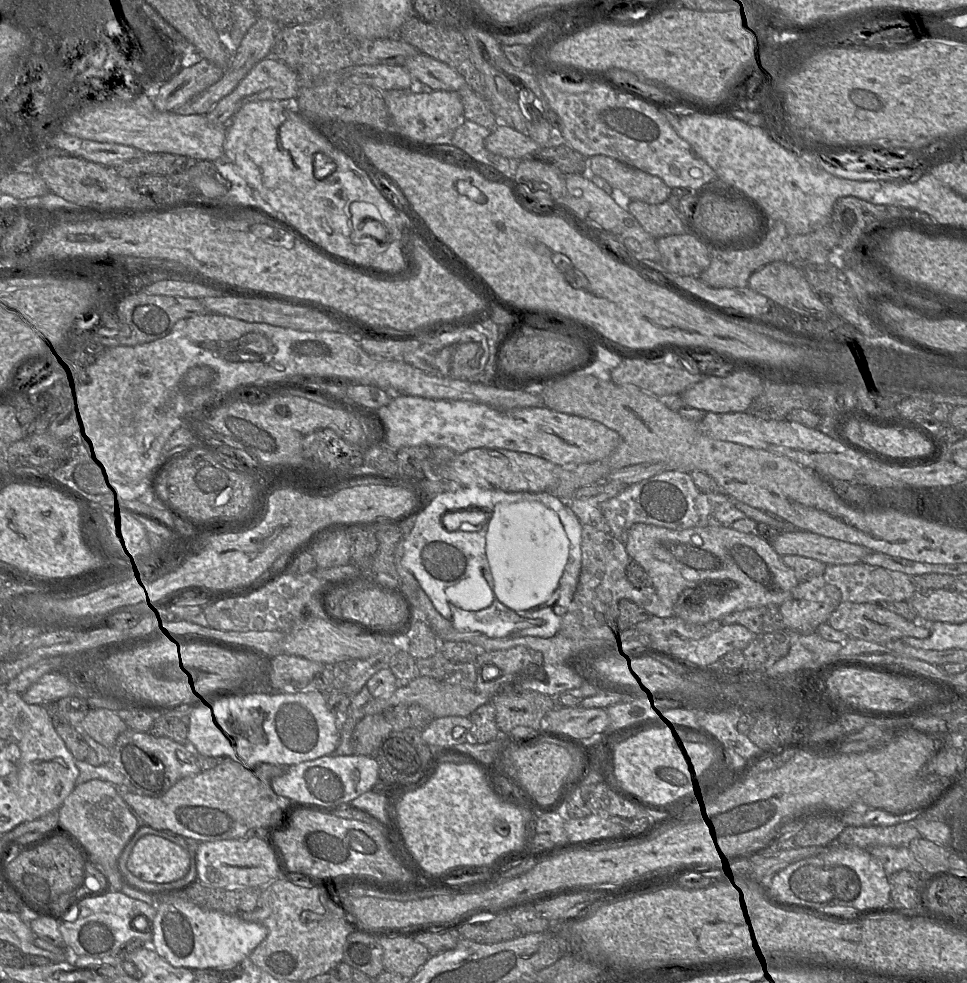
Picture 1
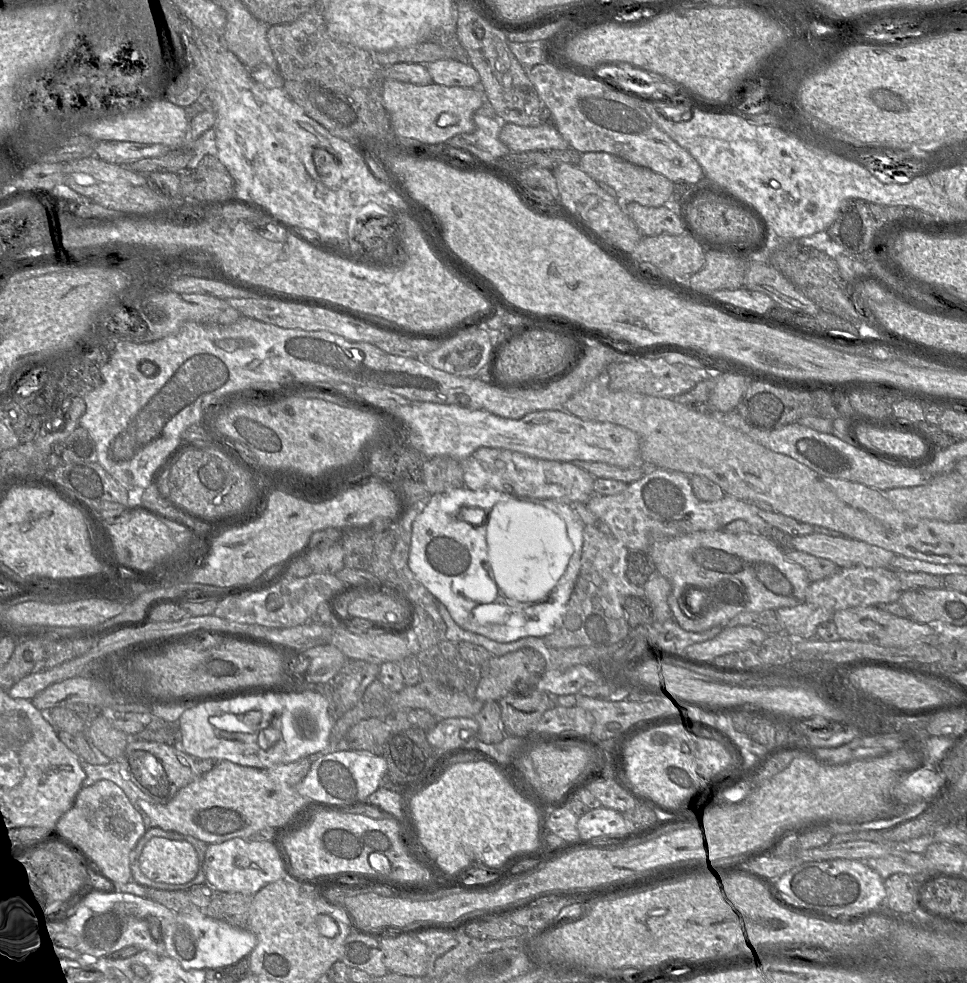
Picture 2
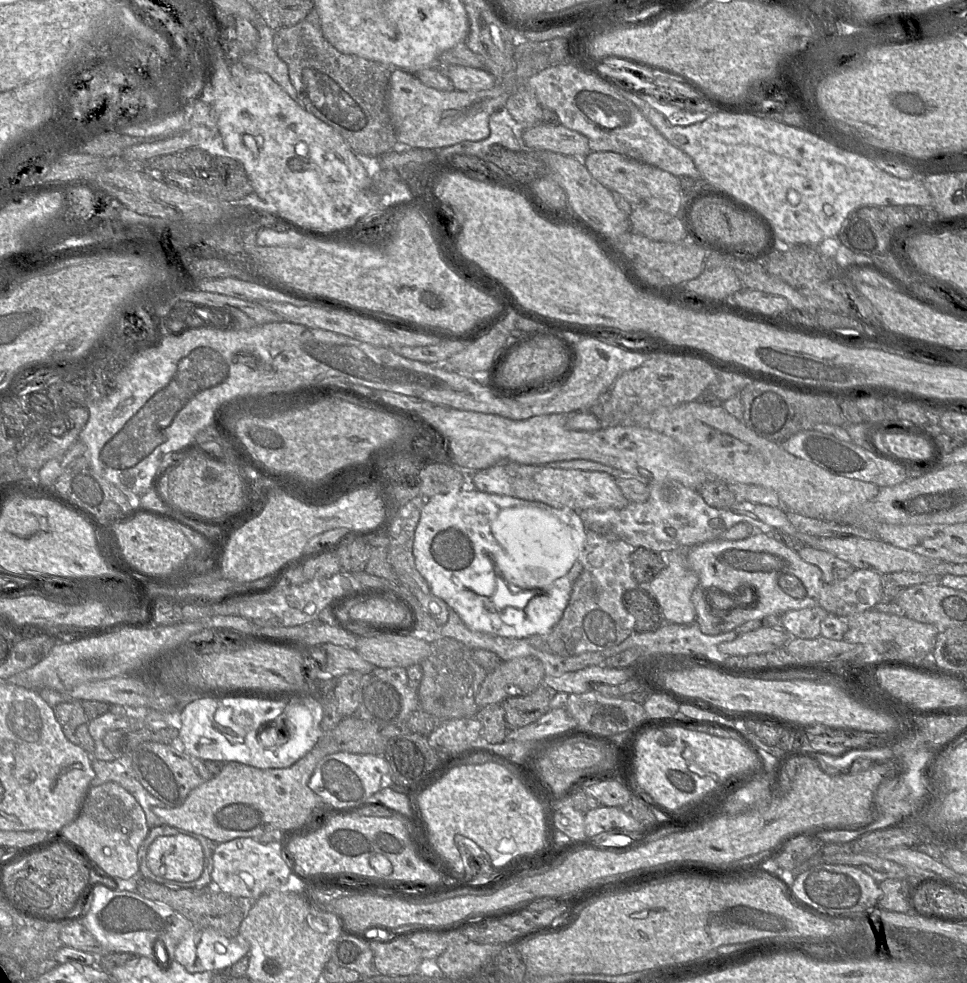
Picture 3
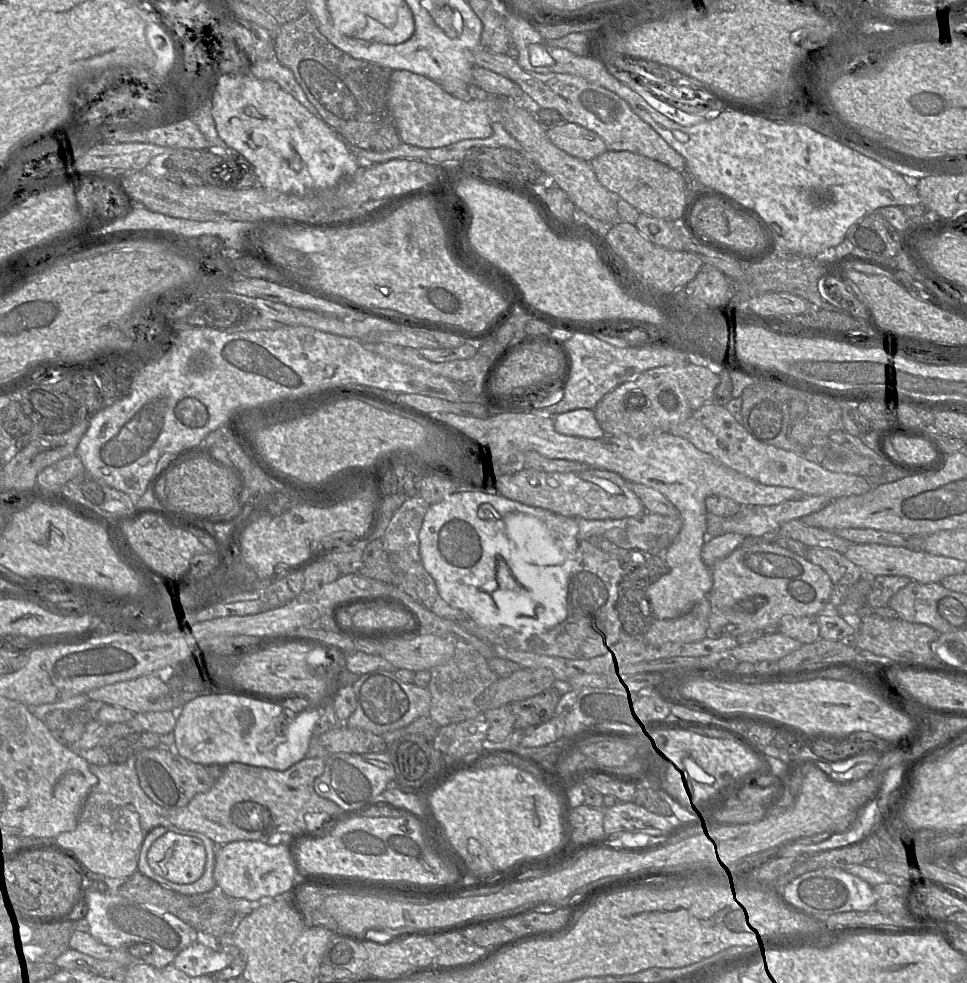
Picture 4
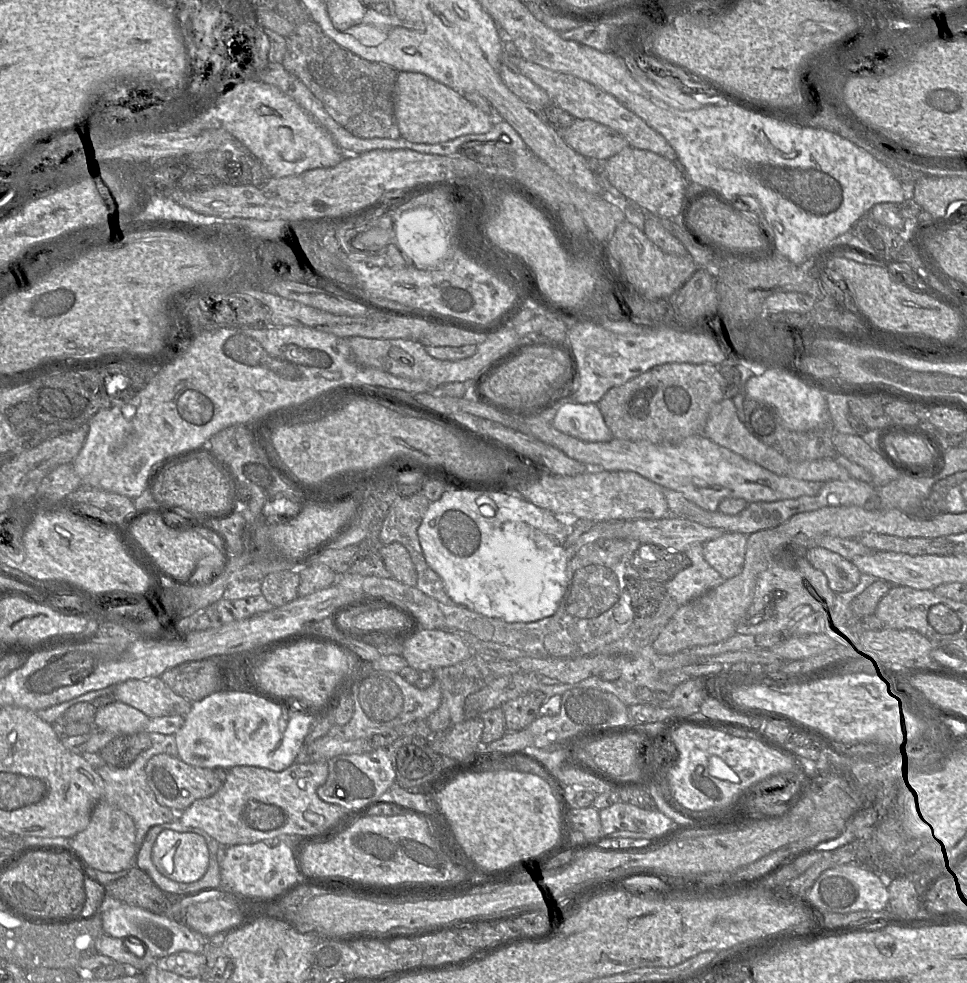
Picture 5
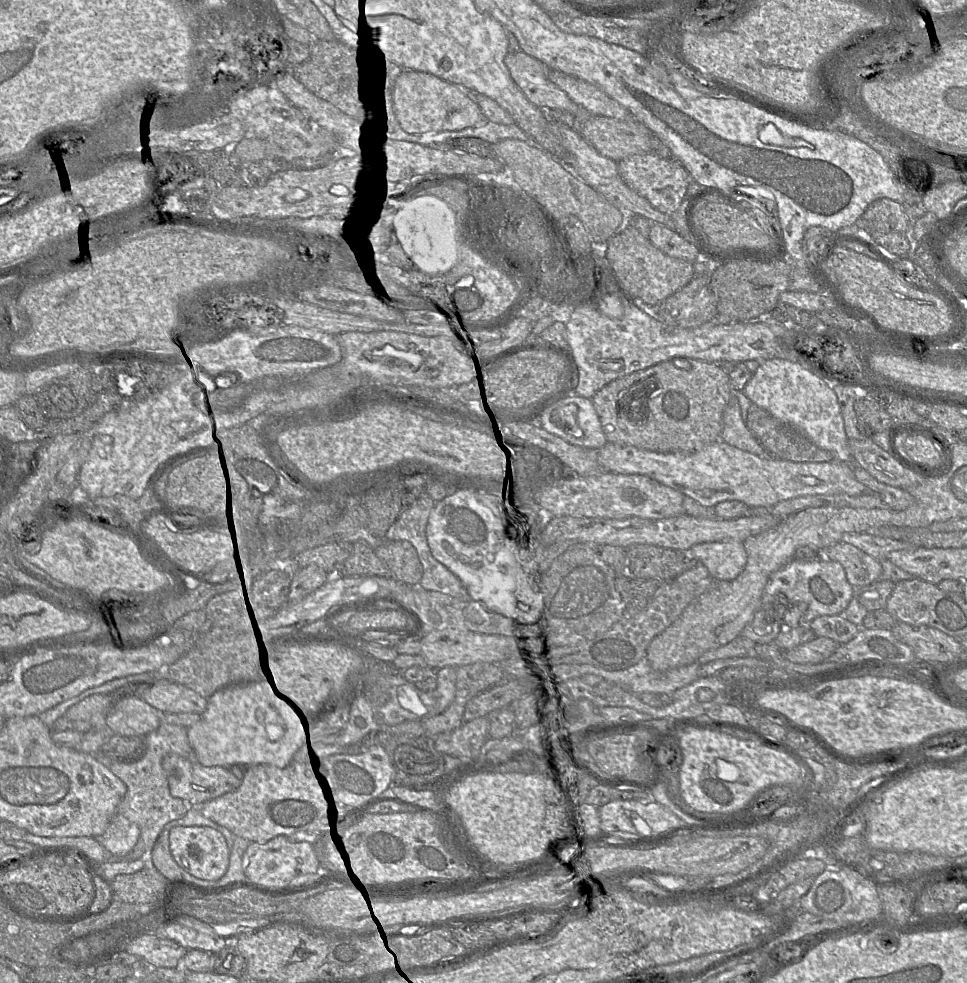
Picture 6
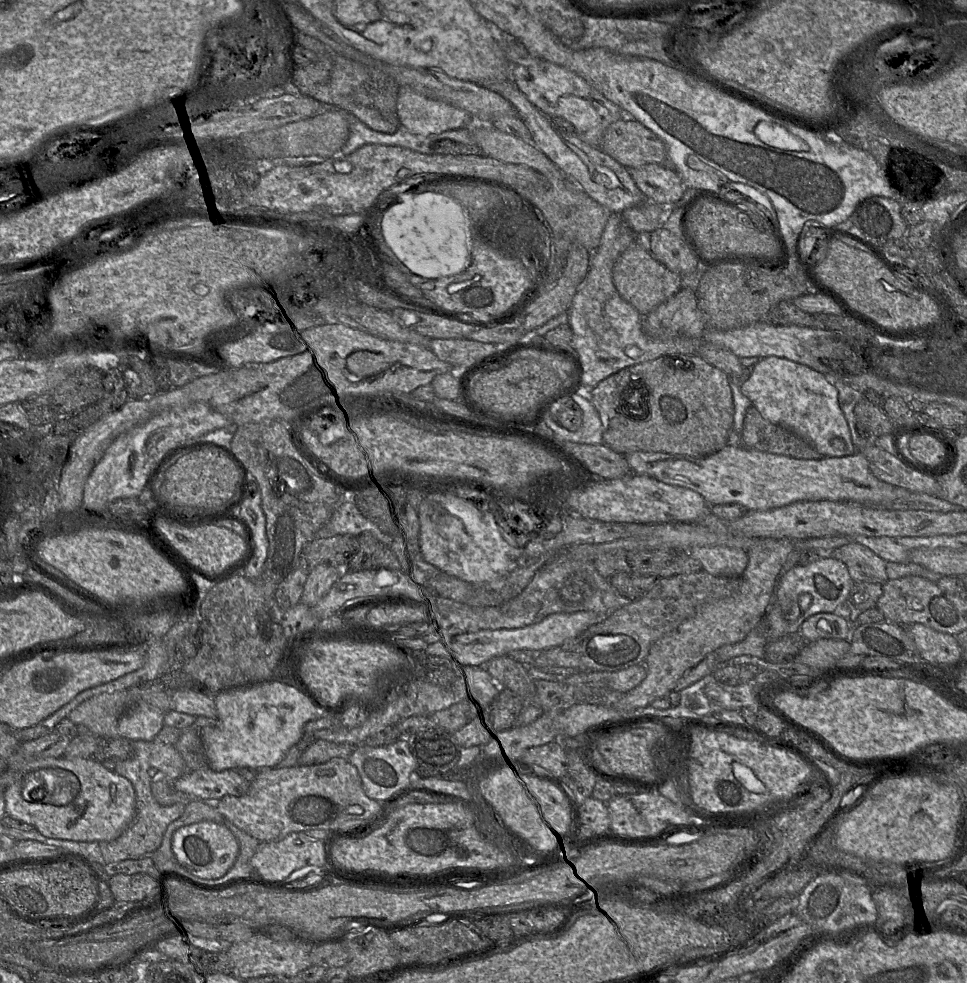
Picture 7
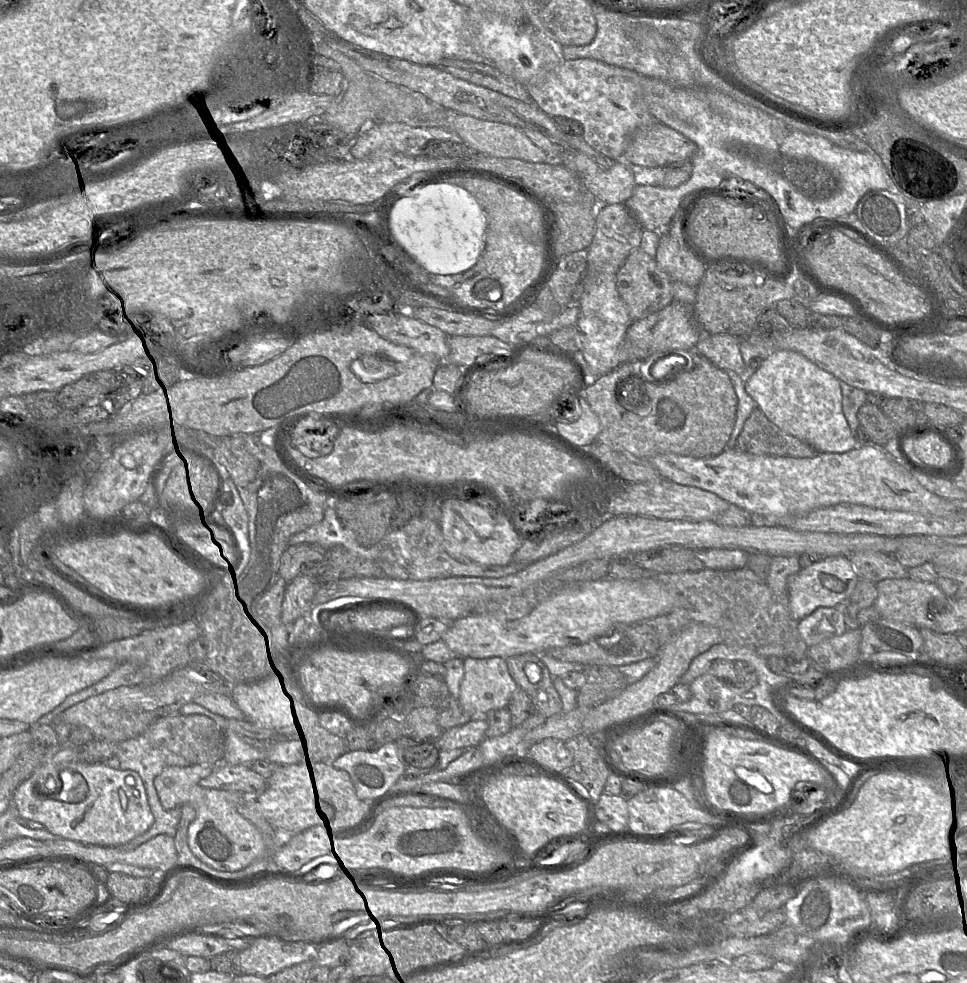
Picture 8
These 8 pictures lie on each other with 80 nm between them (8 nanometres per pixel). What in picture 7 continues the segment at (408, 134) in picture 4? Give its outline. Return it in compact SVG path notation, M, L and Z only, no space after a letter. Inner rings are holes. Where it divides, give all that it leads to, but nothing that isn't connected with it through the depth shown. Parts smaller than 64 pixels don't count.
M400 86L397 94L400 125L412 134L429 135L472 127L473 116L463 109L430 99L409 86Z

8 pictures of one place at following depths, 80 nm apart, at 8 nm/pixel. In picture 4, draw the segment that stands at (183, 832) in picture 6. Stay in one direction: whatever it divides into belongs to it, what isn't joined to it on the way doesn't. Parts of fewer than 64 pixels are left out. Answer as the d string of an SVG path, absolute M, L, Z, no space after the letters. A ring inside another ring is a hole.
M169 831L152 844L147 860L159 876L174 883L190 884L204 873L206 850L199 838Z

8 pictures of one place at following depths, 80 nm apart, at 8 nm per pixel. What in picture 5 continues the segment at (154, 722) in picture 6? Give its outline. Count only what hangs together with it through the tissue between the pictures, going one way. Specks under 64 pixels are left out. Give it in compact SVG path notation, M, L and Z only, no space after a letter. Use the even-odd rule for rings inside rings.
M114 701L97 710L93 724L98 730L128 735L143 731L149 720L150 718L140 710Z

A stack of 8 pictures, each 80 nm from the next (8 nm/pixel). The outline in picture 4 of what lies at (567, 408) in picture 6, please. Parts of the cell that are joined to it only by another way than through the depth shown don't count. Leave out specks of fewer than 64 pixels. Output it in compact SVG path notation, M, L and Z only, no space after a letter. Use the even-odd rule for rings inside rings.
M580 408L554 416L556 431L565 435L602 438L606 434L598 423L593 409Z

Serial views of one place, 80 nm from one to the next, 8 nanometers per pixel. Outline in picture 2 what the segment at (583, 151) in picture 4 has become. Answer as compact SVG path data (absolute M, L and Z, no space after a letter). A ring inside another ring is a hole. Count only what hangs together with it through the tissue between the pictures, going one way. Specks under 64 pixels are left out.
M503 124L499 140L514 153L567 149L568 143L554 125L522 127Z

